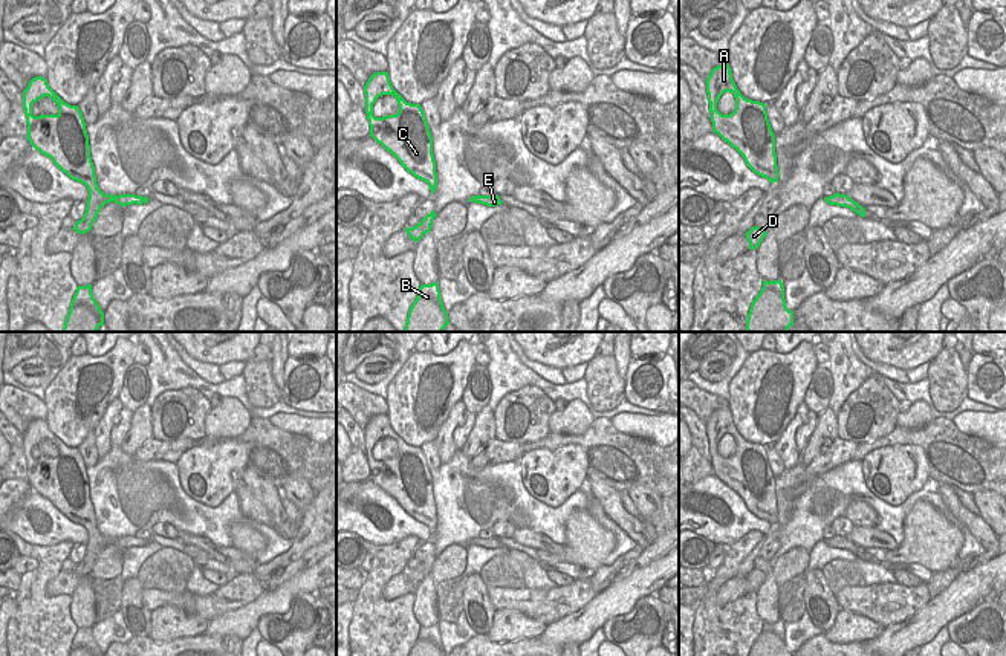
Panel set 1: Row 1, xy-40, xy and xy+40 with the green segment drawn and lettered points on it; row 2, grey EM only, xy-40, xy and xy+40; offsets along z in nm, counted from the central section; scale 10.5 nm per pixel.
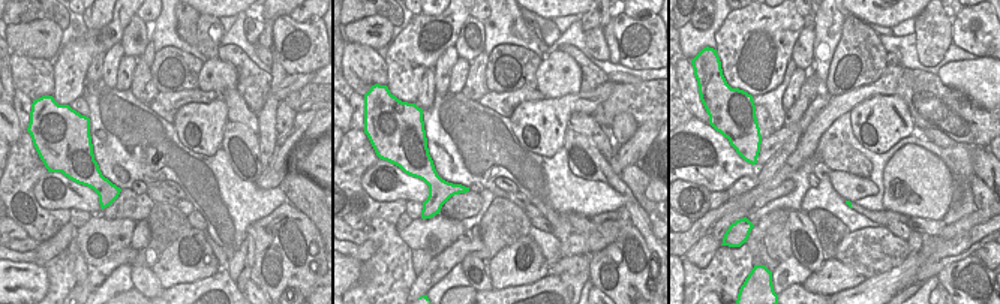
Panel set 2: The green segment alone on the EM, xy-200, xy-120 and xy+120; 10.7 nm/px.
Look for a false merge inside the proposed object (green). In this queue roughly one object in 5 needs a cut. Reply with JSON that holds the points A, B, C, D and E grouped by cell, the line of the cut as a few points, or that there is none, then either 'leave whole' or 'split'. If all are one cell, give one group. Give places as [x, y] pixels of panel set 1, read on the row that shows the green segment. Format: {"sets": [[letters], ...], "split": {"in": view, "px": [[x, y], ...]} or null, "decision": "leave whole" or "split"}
{"sets": [["A", "B", "C", "D", "E"]], "split": null, "decision": "leave whole"}

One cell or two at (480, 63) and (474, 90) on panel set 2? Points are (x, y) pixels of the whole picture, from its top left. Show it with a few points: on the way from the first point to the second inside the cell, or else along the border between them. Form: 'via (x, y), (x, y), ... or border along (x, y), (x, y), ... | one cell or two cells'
via (477, 69), (476, 84) | one cell

